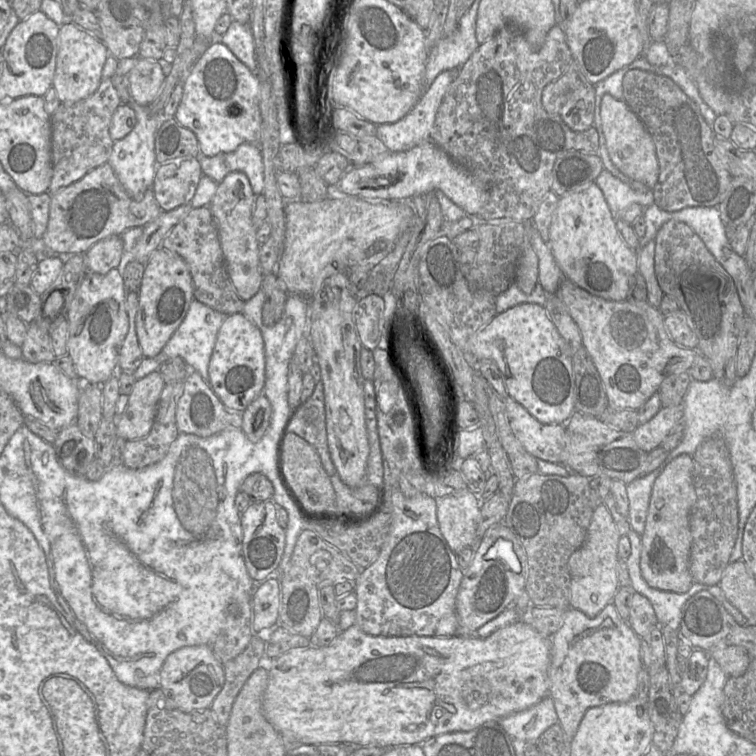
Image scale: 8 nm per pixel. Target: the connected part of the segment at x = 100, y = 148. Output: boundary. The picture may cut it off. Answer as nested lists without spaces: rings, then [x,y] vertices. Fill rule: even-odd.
[[[102,79],[96,91],[72,103],[60,103],[50,117],[52,177],[48,193],[54,193],[108,162],[113,140],[109,130],[116,108],[121,104],[113,79]]]

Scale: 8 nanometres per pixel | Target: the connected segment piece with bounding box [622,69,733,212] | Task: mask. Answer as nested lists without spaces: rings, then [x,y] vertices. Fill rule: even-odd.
[[[629,70],[622,85],[624,101],[642,121],[655,145],[659,164],[659,177],[653,187],[655,203],[669,212],[691,206],[717,206],[724,199],[733,176],[718,156],[716,135],[704,120],[698,105],[671,78],[649,71]]]

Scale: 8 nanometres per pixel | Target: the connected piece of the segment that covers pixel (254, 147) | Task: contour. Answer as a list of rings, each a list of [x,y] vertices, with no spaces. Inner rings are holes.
[[[243,143],[235,150],[219,153],[215,156],[198,154],[202,173],[219,183],[230,172],[241,171],[249,179],[255,195],[263,193],[264,164],[257,143]]]

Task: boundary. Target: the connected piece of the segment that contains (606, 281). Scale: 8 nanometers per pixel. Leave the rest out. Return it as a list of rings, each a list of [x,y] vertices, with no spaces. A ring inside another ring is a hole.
[[[592,182],[585,188],[560,196],[549,227],[551,252],[565,277],[587,292],[606,300],[627,299],[630,279],[638,271],[638,250],[630,247],[621,237],[600,187]]]

